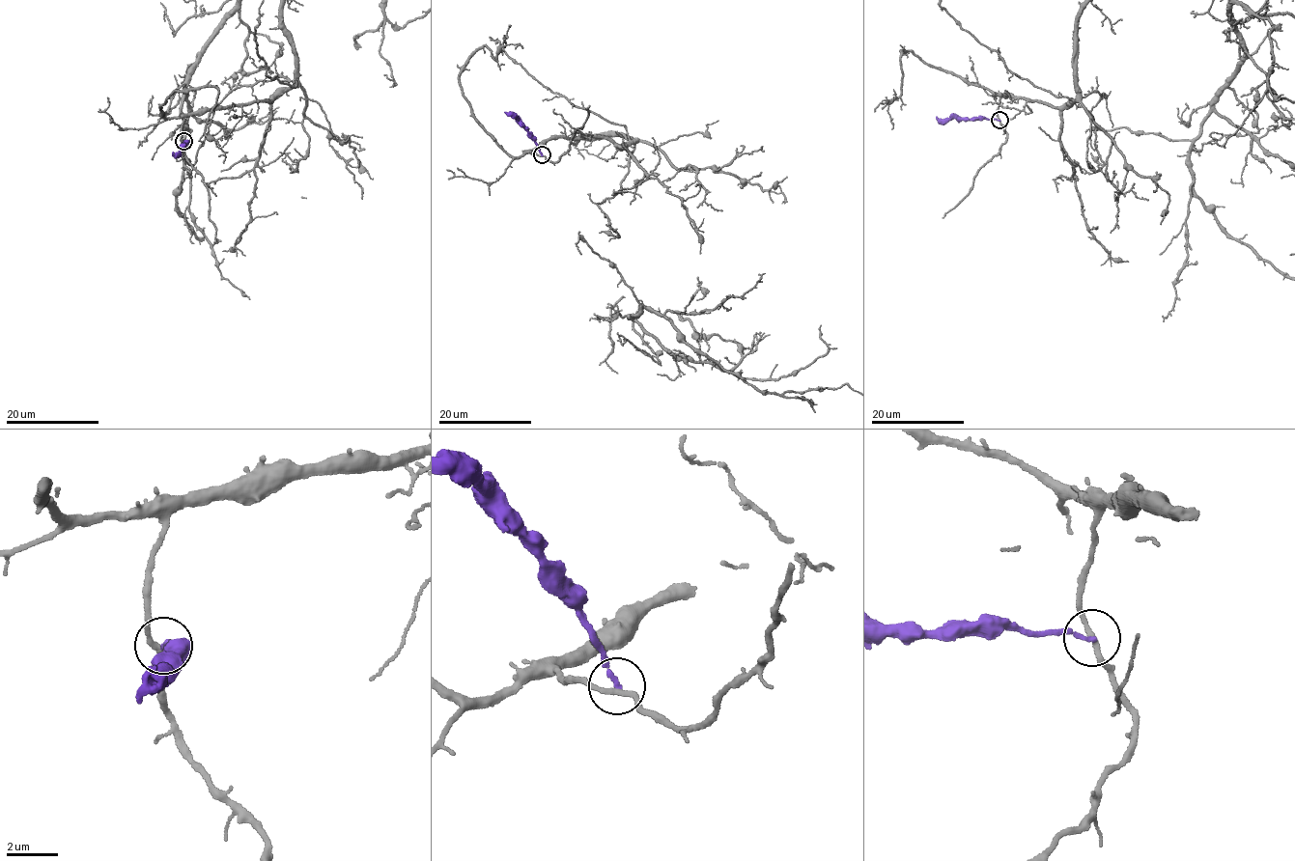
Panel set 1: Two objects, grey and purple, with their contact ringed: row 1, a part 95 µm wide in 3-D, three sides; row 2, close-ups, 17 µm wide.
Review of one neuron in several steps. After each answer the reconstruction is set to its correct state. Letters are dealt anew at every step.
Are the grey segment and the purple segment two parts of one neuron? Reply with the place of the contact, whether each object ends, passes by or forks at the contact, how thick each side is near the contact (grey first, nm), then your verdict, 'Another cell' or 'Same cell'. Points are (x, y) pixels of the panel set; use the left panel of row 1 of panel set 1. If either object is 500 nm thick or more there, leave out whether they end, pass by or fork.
Place: (183, 141). At the ring grey passes by. At the ring purple ends. Thickness 200 nm (grey) against 170 nm. Another cell

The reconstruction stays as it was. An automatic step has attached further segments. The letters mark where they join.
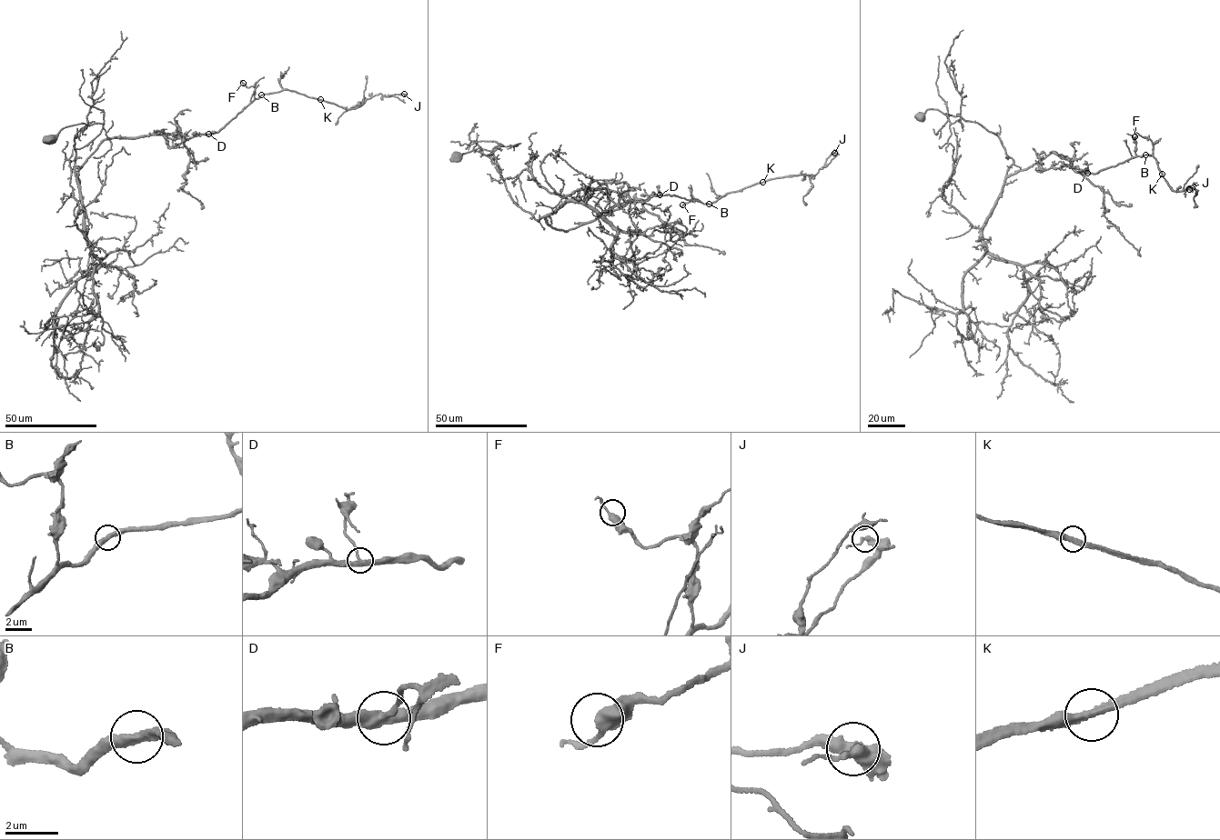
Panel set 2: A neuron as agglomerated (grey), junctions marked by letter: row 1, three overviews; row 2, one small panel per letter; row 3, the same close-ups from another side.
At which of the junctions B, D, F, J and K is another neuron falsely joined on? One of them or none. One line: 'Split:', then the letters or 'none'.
Split: none

